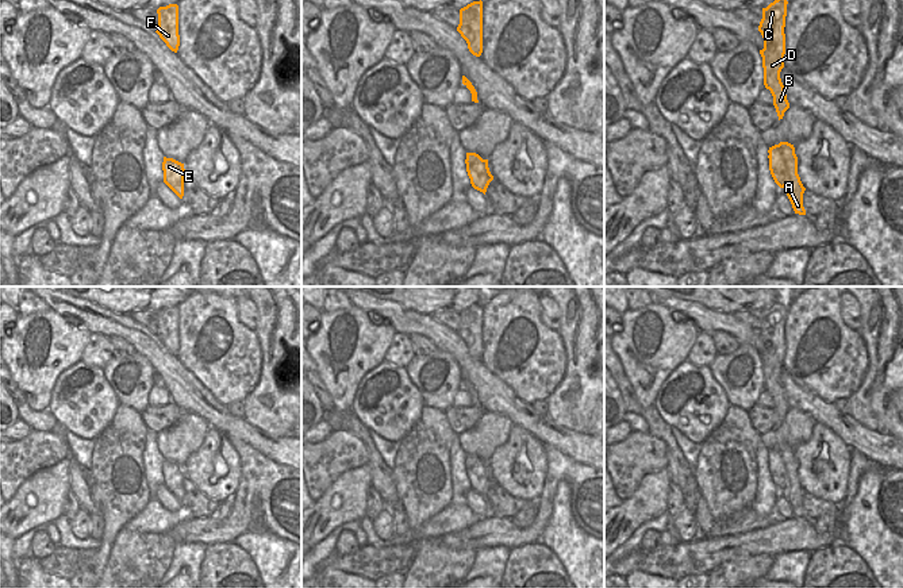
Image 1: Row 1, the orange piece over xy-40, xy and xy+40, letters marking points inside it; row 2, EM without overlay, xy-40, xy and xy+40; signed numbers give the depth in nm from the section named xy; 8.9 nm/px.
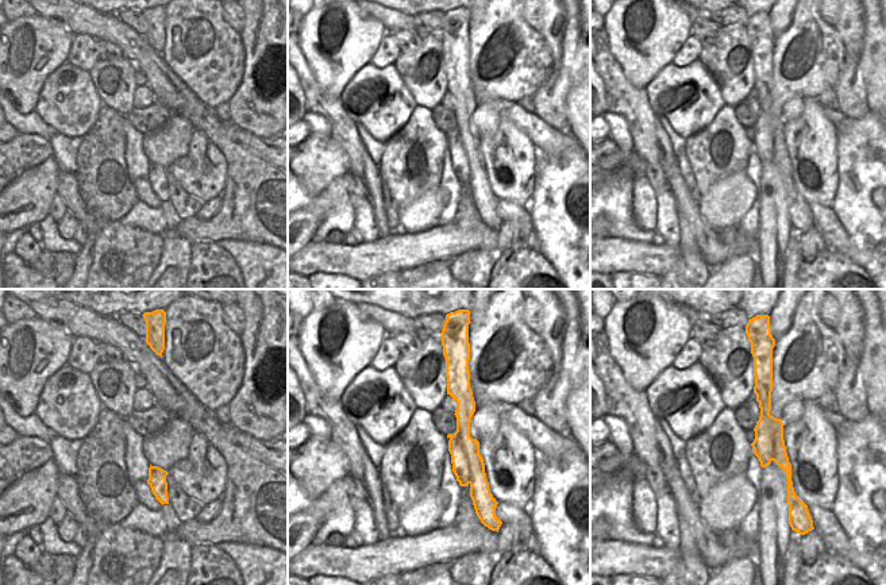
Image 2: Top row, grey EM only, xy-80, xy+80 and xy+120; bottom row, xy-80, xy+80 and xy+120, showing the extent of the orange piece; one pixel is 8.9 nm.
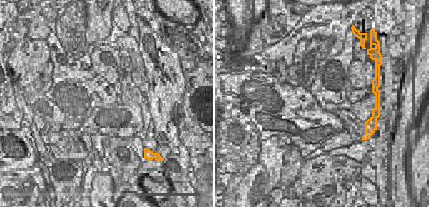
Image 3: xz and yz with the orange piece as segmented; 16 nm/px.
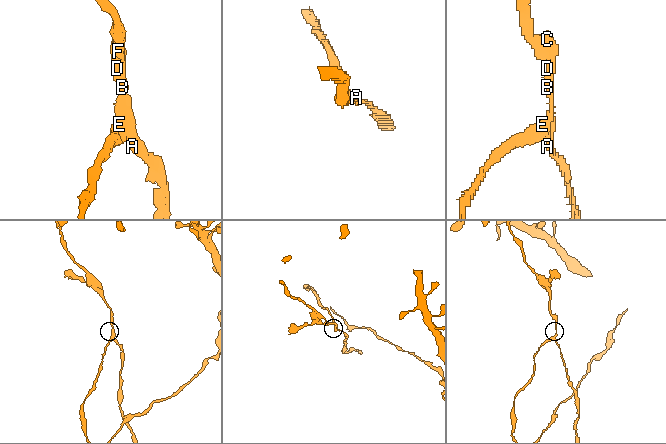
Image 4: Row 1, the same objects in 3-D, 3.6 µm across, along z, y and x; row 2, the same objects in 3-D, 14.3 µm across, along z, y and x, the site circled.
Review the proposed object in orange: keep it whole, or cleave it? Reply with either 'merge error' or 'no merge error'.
merge error

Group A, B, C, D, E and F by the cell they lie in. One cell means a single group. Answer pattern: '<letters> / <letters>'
A B C D F / E

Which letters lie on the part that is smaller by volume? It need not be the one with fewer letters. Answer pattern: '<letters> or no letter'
A, B, C, D, F

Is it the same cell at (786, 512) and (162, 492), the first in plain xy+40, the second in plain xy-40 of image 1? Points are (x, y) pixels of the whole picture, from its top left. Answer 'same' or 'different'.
same

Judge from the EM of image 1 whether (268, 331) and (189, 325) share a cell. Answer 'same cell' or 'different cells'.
different cells

